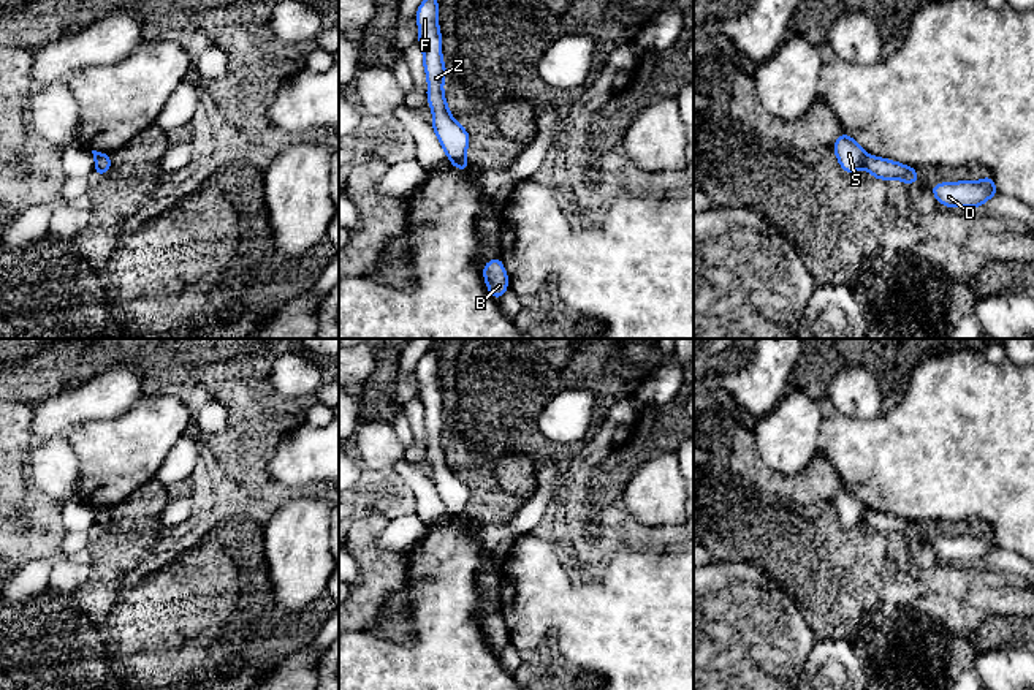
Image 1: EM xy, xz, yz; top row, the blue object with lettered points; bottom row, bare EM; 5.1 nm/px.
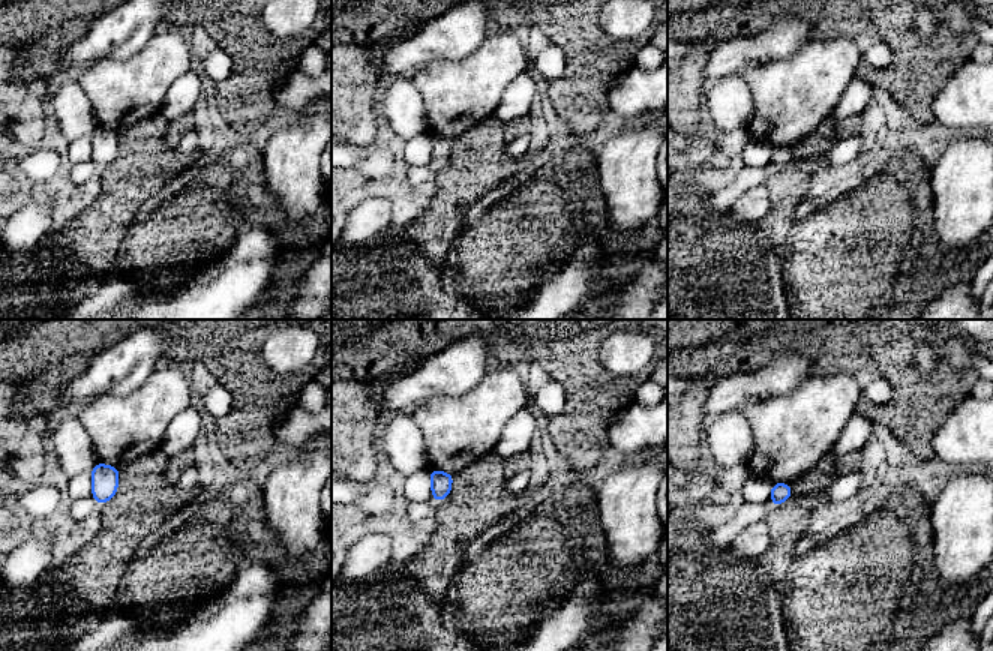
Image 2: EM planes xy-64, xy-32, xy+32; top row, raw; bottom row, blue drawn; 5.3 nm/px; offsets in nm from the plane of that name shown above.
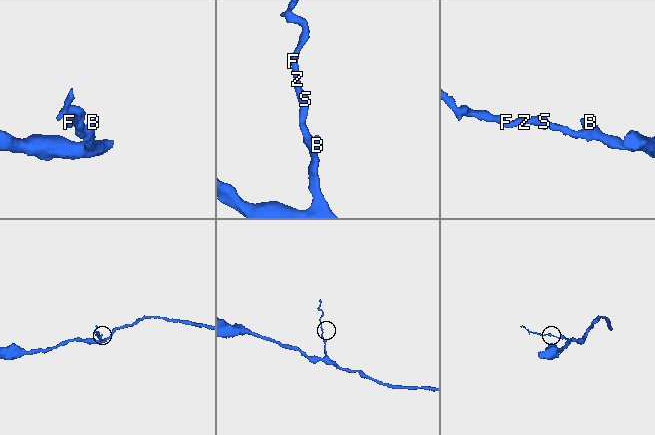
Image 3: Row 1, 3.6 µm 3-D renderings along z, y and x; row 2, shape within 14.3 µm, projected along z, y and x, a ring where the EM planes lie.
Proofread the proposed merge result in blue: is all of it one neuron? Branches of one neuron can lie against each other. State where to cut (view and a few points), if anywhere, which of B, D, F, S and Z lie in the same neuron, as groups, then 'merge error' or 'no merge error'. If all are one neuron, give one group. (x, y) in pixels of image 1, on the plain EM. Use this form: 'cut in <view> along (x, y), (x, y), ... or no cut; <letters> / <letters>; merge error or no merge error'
no cut; B D F S Z; no merge error

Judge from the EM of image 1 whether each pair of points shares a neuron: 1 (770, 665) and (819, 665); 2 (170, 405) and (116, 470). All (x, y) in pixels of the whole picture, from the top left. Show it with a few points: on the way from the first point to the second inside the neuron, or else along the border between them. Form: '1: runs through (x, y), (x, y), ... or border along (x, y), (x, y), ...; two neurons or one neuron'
1: border along (817, 640), (800, 673); two neurons
2: runs through (157, 421), (124, 454); one neuron

